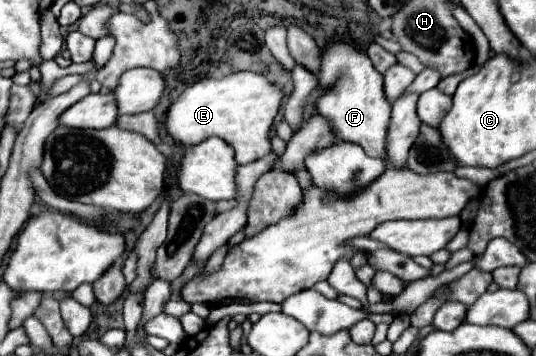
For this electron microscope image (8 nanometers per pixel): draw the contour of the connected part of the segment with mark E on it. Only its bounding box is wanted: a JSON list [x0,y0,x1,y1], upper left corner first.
[167,72,283,164]

